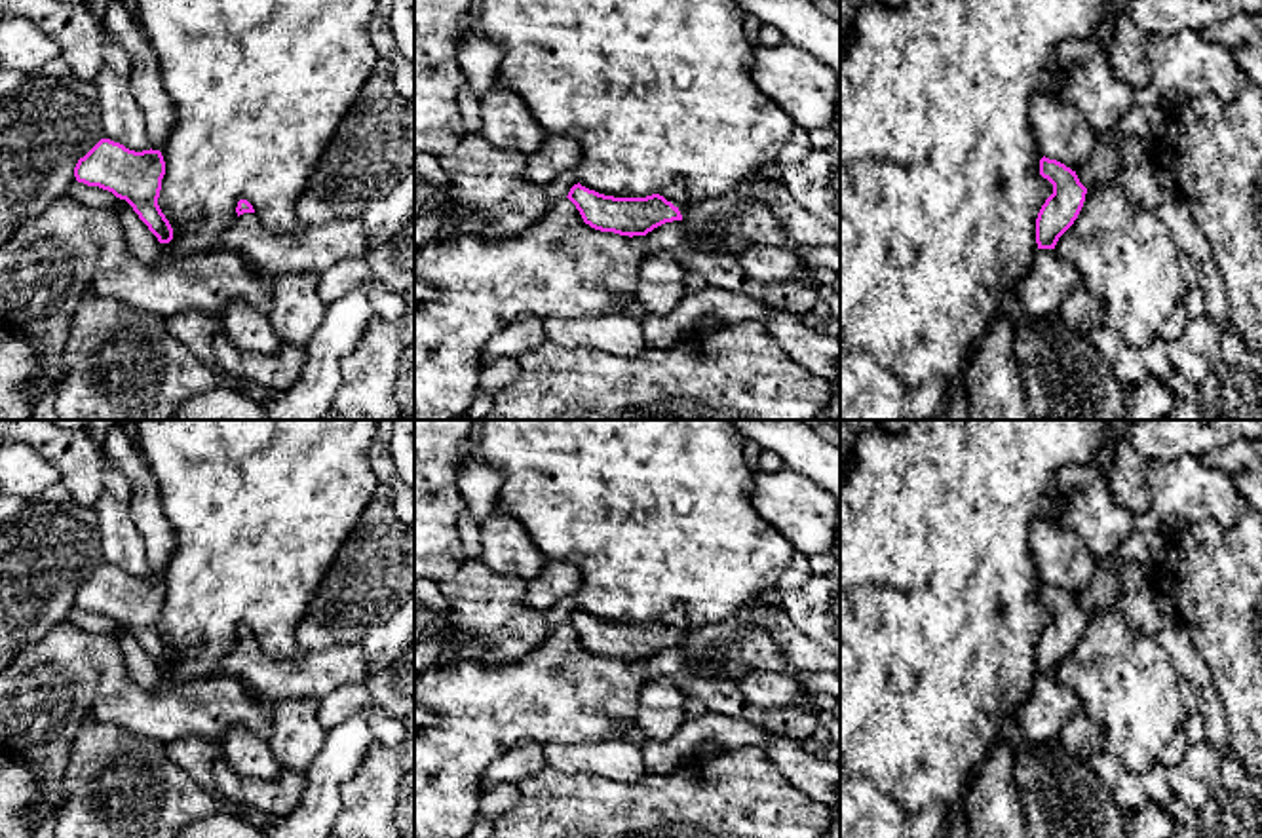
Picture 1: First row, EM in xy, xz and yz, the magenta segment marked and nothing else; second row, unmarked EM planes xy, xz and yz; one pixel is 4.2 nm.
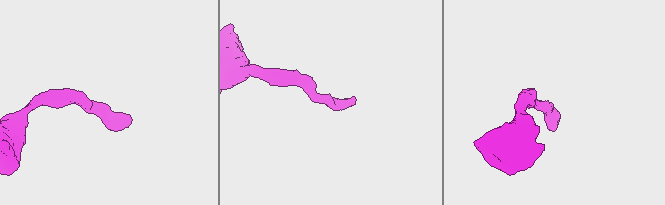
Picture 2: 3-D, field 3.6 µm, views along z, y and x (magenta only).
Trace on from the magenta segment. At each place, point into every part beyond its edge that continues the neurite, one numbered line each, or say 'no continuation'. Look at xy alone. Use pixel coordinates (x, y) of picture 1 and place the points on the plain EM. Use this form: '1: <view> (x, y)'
1: xy (316, 675)

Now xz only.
1: xz (675, 618)

